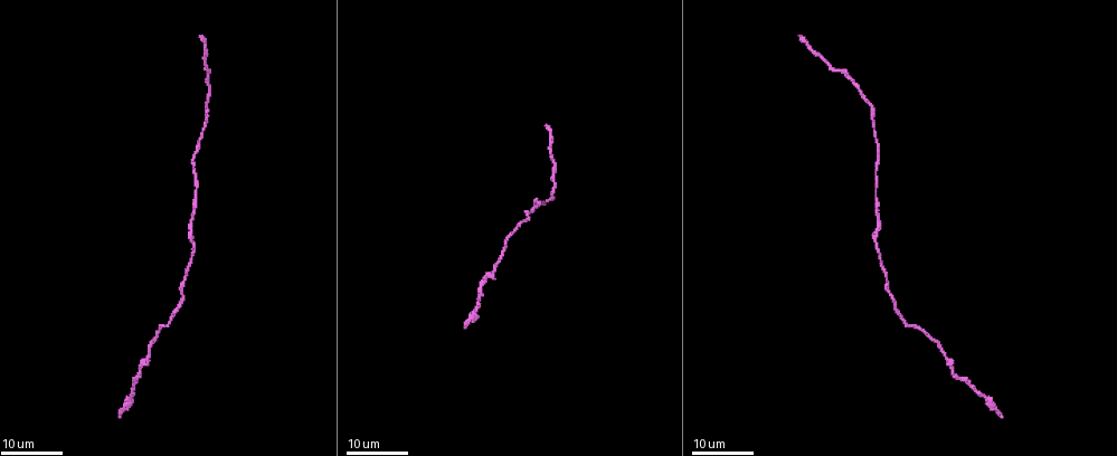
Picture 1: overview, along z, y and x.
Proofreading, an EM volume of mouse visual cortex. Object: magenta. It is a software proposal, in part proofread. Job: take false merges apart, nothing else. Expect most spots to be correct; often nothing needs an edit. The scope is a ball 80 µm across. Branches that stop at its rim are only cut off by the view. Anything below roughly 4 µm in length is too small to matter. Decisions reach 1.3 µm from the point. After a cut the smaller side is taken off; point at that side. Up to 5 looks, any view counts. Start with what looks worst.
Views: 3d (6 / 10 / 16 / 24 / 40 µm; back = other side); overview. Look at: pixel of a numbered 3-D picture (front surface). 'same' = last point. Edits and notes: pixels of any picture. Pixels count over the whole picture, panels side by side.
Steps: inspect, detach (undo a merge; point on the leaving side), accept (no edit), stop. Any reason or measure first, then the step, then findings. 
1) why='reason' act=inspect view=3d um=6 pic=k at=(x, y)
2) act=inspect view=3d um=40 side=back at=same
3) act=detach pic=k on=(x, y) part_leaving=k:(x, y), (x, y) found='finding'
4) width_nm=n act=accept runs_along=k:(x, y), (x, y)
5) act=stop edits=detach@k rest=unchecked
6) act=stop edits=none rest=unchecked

why='calibre changes' act=inspect view=3d um=24 pic=1 at=(946, 359)

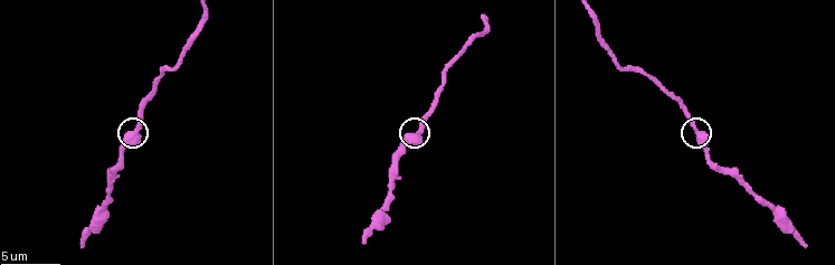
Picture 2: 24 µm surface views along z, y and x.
why='zoom in' act=inspect view=3d um=6 pic=2 at=(138, 131)

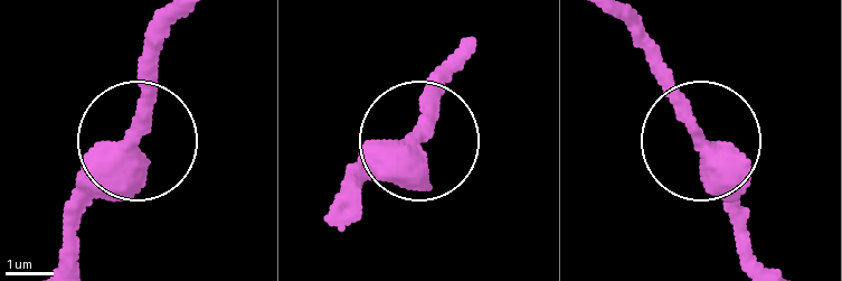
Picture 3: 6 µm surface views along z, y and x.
act=accept found='continuous, no second neuron'

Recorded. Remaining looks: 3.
why='sudden change in width' act=inspect view=3d um=24 pic=1 at=(877, 200)

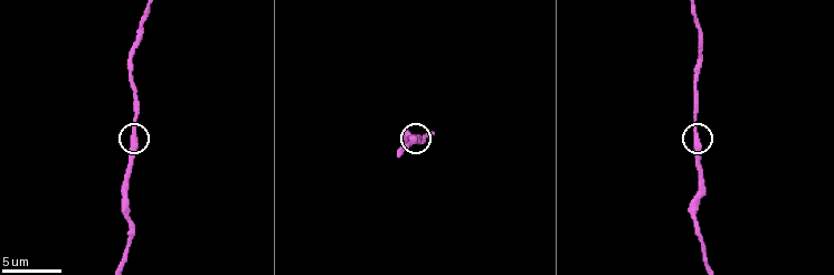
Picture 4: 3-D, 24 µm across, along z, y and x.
act=inspect view=3d um=6 pic=4 at=(697, 138)

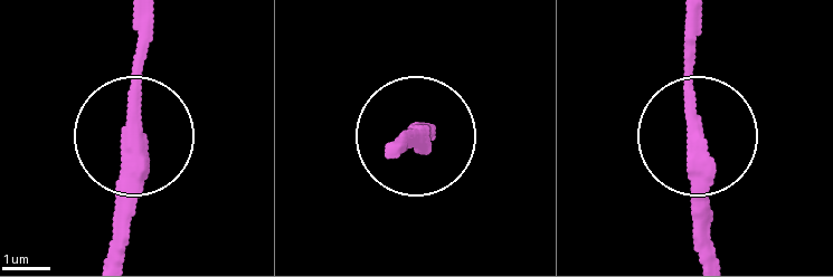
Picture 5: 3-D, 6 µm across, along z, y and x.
act=accept found='one neuron here'

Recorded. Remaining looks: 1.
act=inspect view=3d um=10 pic=4 at=(132, 223)

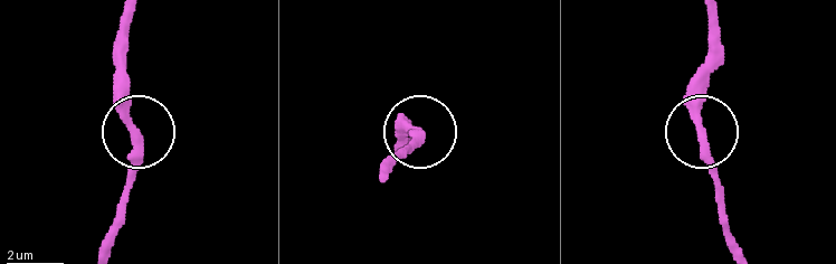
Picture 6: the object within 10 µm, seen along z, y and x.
act=accept runs_along=6:(704, 130), (700, 65) found='all the same neuron'

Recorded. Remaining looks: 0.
act=stop edits=none rest=unchecked

